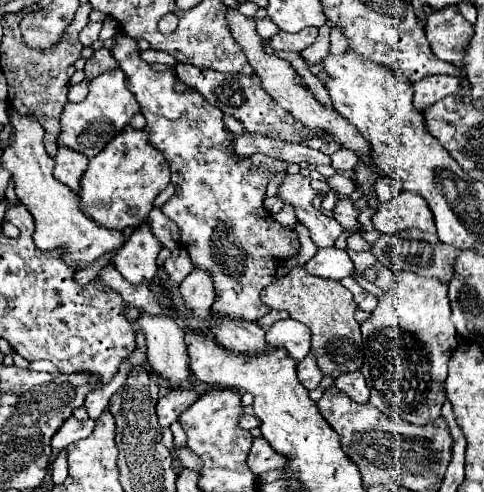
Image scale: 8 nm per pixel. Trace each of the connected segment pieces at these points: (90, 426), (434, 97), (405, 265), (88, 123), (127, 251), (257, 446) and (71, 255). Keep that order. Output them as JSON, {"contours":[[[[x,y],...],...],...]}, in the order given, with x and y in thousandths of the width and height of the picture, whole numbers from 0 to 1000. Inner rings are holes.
{"contours":[[[[145,846],[124,870],[120,878],[107,886],[107,911],[112,915],[128,915],[140,911],[149,898],[161,898],[165,890],[182,890],[182,882],[190,882],[194,874],[194,854],[157,854],[153,846]]],[[[901,150],[901,154],[872,159],[855,171],[855,215],[872,228],[893,207],[905,207],[909,199],[942,187],[950,171],[955,171],[950,154]]],[[[831,467],[818,476],[789,476],[769,496],[769,512],[777,516],[781,533],[810,553],[864,553],[868,561],[905,565],[917,577],[934,569],[942,520],[946,520],[946,508],[934,508],[934,500],[917,500],[901,476],[880,476],[868,467]]],[[[227,142],[207,150],[186,167],[186,191],[161,207],[140,207],[128,224],[128,268],[120,276],[120,289],[145,305],[157,305],[182,321],[198,317],[256,256],[264,256],[269,240],[289,228],[289,215],[281,199],[273,199],[273,187],[264,183],[264,167],[256,159],[252,142]]],[[[293,455],[269,480],[269,488],[240,512],[236,541],[269,577],[306,573],[322,561],[322,549],[326,549],[322,520],[331,504],[335,496],[314,476],[310,455]]],[[[525,890],[521,894],[521,911],[512,919],[508,931],[512,951],[533,967],[550,955],[566,955],[566,951],[587,951],[587,927],[570,923],[570,915],[562,915],[554,907],[554,898],[545,898],[545,890]]],[[[25,224],[21,248],[29,256],[29,272],[21,285],[21,297],[4,313],[4,337],[25,354],[25,366],[33,374],[33,398],[74,451],[70,492],[87,508],[132,508],[132,528],[145,541],[174,545],[186,533],[194,533],[215,512],[240,512],[256,496],[256,476],[248,467],[231,467],[219,459],[198,455],[190,443],[178,443],[165,427],[165,402],[153,394],[140,378],[124,374],[112,358],[112,321],[99,317],[87,293],[91,264],[66,236],[41,236],[41,228]]]]}

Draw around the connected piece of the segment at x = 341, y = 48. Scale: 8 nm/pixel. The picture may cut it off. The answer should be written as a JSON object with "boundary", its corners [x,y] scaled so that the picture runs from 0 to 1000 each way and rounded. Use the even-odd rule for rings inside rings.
{"boundary":[[[698,53],[682,65],[682,110],[711,110],[719,102],[719,81],[711,77],[707,61]]]}

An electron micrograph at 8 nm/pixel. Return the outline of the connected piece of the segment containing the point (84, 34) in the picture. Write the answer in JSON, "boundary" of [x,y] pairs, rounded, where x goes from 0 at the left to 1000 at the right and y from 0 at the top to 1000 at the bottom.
{"boundary":[[[182,45],[174,53],[174,61],[165,65],[165,73],[161,73],[165,85],[169,85],[169,93],[186,93],[190,85],[198,85],[207,57],[211,57],[211,45]]]}

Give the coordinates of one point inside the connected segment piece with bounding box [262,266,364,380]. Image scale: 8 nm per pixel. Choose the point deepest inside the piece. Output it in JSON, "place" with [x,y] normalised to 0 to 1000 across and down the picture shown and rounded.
{"place":[671,622]}

